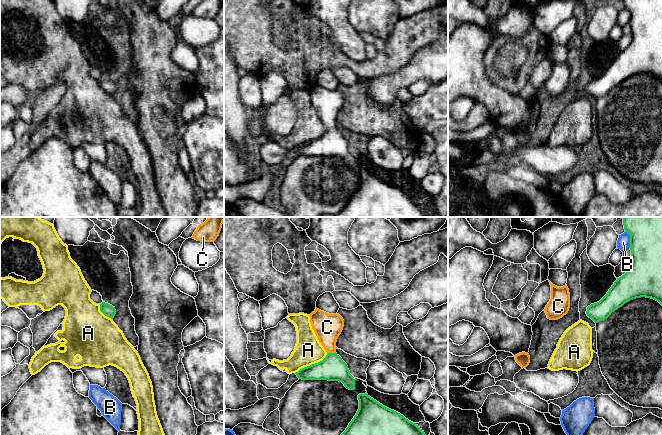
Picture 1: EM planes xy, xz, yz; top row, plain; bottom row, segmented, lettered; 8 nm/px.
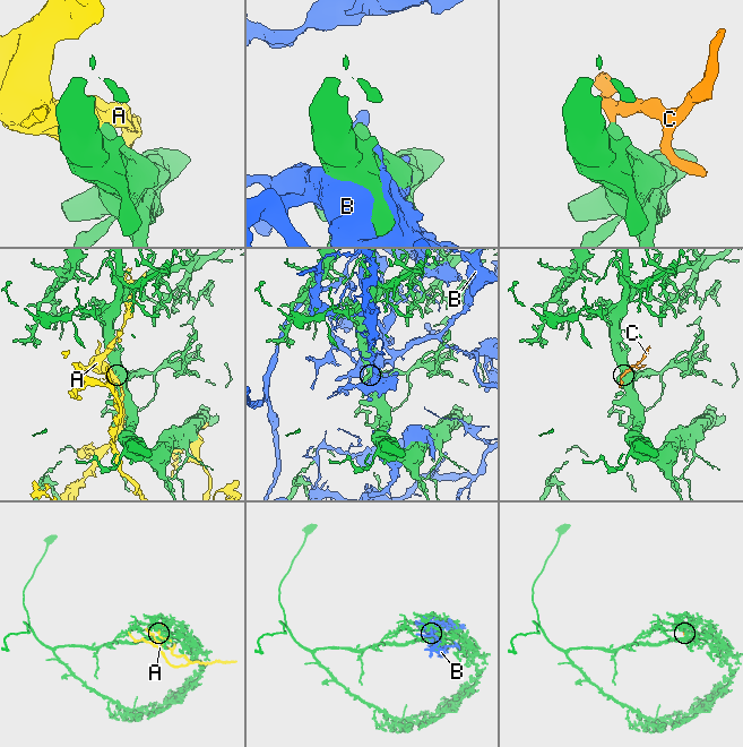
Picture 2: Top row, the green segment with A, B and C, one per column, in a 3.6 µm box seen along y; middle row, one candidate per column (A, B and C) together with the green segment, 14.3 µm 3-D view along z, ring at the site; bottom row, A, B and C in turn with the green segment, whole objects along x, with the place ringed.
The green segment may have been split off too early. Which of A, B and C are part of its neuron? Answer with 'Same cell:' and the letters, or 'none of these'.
Same cell: C

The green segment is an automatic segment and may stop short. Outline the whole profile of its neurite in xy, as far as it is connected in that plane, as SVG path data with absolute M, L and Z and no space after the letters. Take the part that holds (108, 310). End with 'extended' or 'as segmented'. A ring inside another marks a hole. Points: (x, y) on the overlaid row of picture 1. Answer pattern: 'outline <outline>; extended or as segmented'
outline M102 302L100 304L100 311L107 317L113 319L115 314L116 314L116 310L115 307L113 307L112 305Z; as segmented

